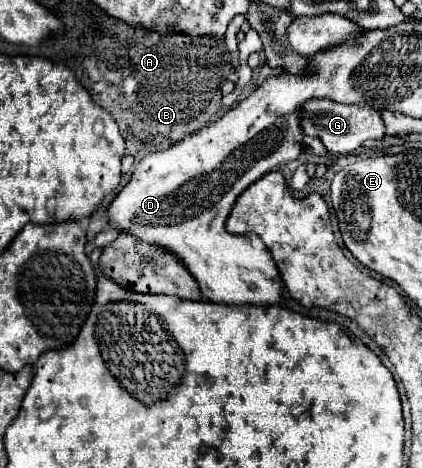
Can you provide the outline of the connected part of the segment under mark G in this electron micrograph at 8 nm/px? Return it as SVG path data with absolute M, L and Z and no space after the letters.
M312 98L310 102L302 104L302 132L306 136L314 136L322 140L322 144L330 154L342 156L342 154L352 154L368 138L372 140L384 138L384 122L378 110L374 110L372 106L338 104L338 102L330 102L328 98Z

